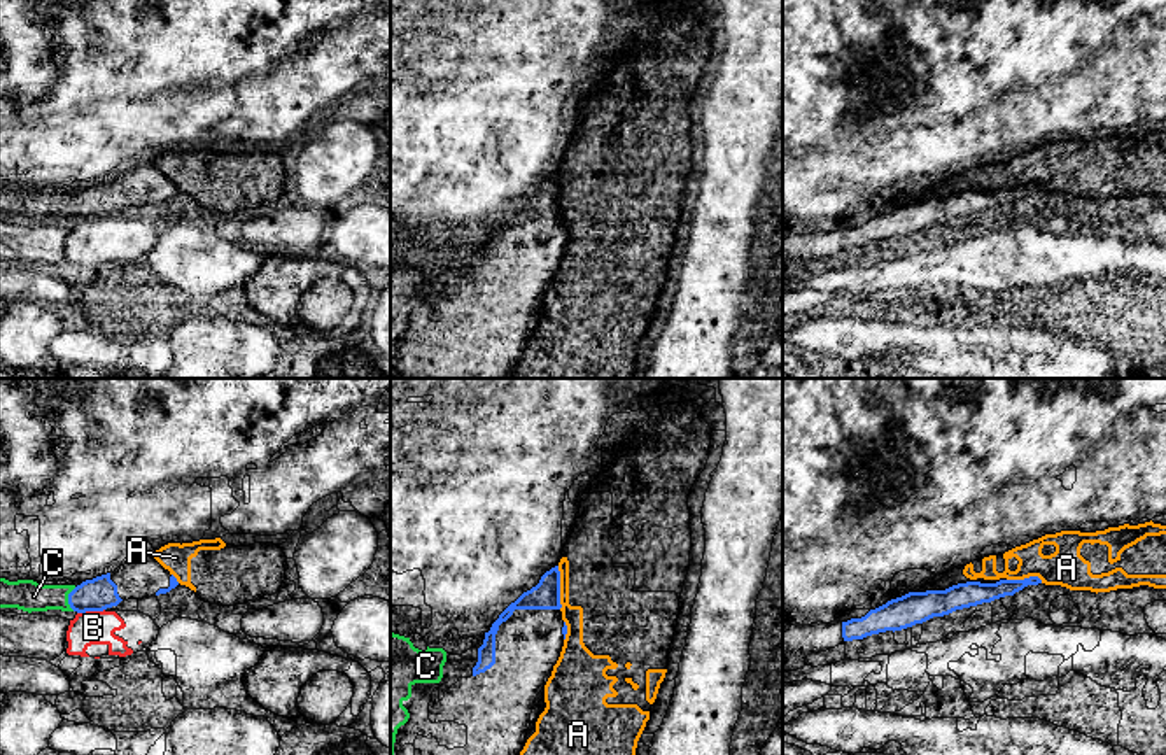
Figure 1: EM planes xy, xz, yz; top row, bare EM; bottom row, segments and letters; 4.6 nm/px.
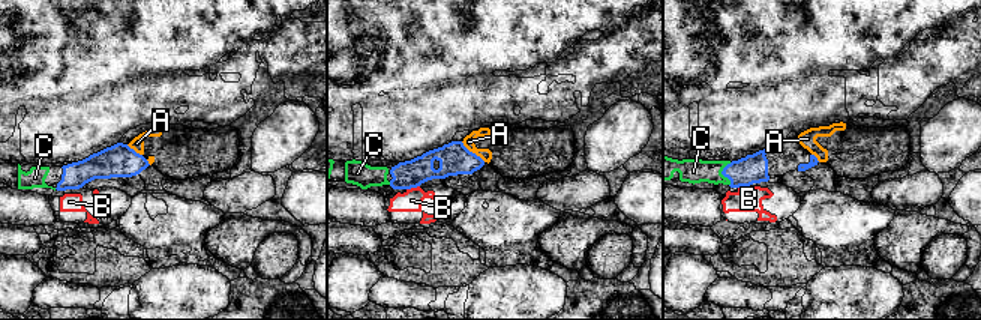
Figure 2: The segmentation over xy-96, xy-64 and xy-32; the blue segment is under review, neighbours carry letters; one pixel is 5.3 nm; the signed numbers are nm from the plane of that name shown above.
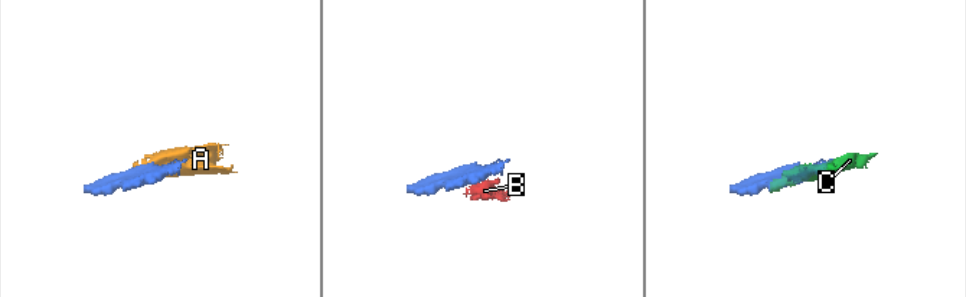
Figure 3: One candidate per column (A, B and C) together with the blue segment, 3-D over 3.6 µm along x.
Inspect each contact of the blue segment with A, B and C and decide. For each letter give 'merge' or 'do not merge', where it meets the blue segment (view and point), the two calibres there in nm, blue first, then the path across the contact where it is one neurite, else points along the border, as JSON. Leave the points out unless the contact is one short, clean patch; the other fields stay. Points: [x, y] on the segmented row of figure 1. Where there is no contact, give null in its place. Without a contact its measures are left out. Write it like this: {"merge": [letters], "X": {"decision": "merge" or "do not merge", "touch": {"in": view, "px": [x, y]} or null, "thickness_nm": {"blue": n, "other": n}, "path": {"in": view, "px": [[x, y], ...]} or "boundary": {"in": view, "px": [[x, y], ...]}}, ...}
{"merge": ["C"], "A": {"decision": "do not merge", "touch": {"in": "xz", "px": [559, 587]}, "thickness_nm": {"blue": 130, "other": 100}, "boundary": {"in": "xz", "px": [[557, 566], [561, 608]]}}, "B": {"decision": "do not merge", "touch": {"in": "xy", "px": [90, 610]}, "thickness_nm": {"blue": 150, "other": 160}, "boundary": {"in": "xy", "px": [[104, 608], [77, 613]]}}, "C": {"decision": "merge", "touch": {"in": "xy", "px": [69, 599]}, "thickness_nm": {"blue": 150, "other": 140}}}

